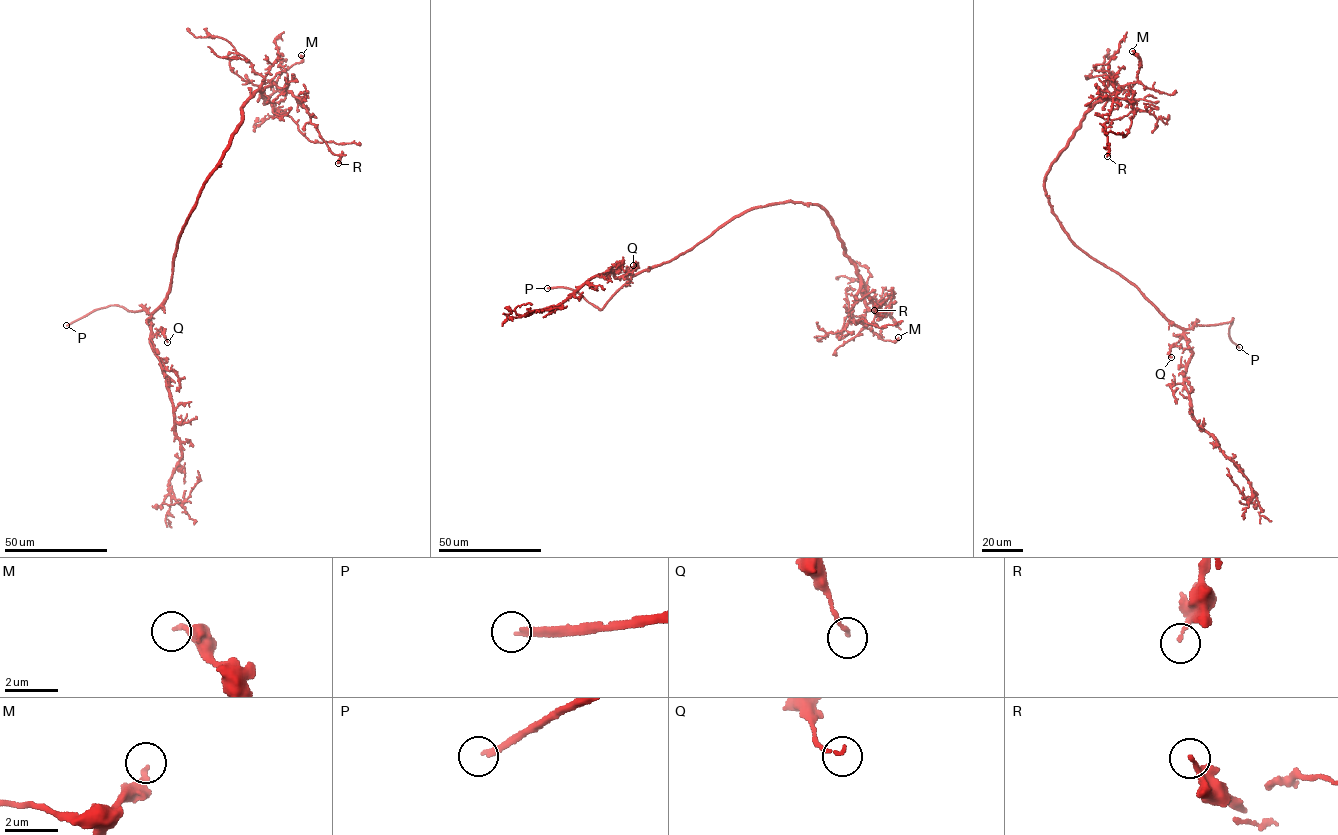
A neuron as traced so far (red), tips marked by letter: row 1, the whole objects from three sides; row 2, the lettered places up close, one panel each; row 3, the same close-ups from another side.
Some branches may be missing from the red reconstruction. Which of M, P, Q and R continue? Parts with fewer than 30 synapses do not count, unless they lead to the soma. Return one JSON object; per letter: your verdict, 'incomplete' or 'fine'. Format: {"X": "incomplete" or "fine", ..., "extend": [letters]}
{"M": "fine", "P": "incomplete", "Q": "fine", "R": "fine", "extend": ["P"]}

